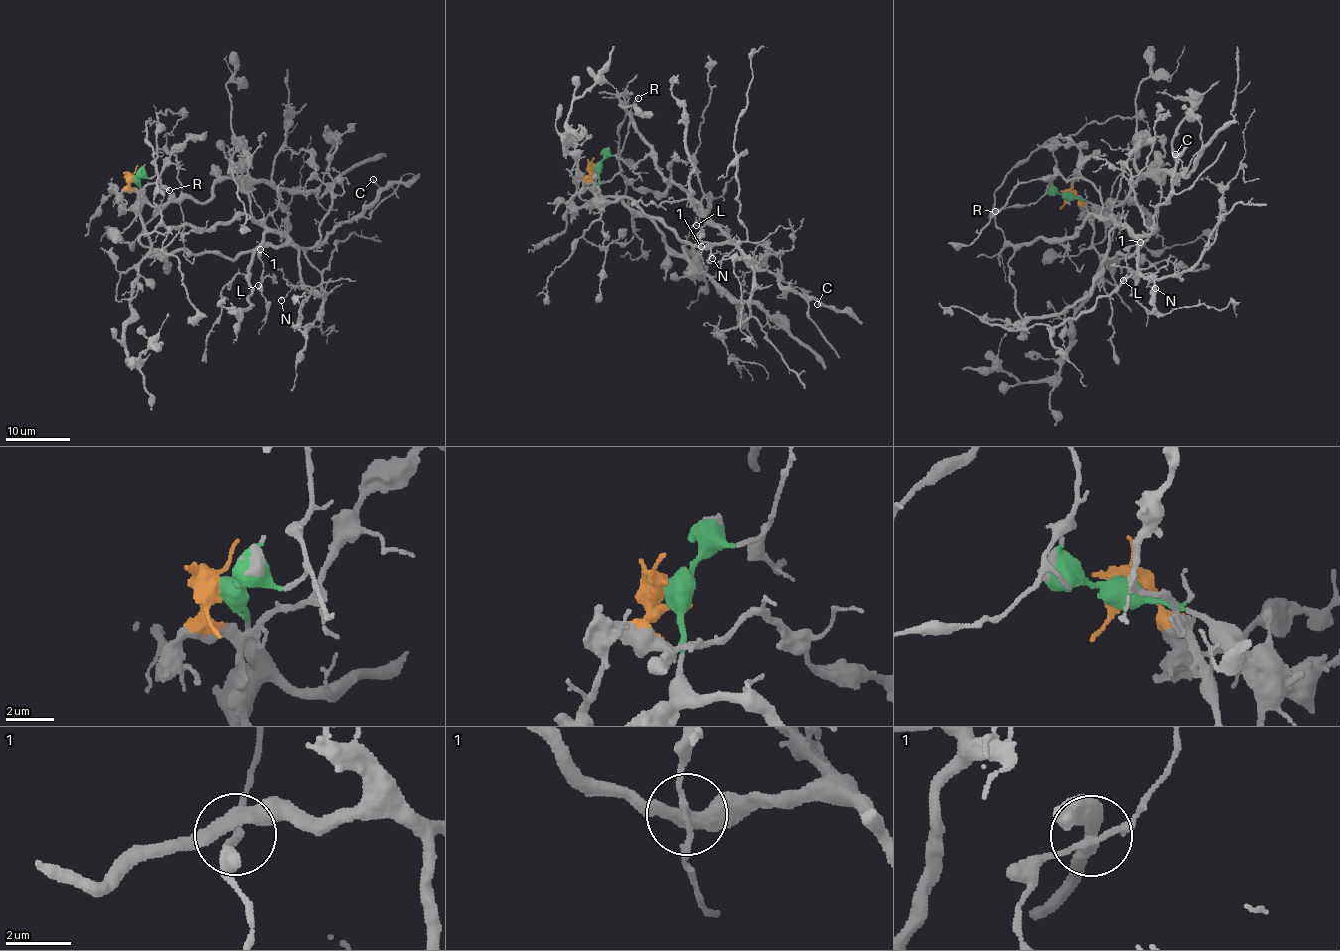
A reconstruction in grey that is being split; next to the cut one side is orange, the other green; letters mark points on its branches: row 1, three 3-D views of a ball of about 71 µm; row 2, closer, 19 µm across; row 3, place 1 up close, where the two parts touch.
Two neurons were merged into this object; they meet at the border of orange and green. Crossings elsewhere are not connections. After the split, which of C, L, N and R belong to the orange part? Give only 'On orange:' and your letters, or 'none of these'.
On orange: C, N

